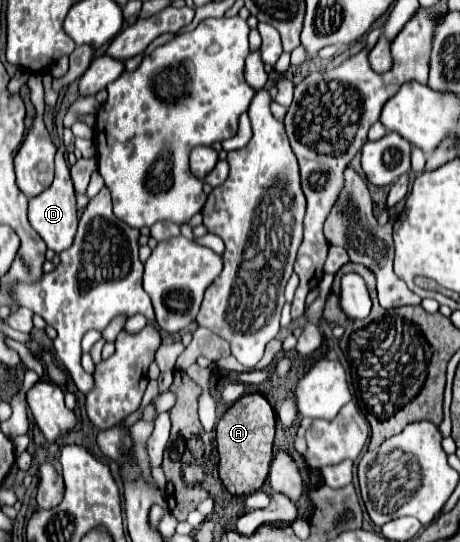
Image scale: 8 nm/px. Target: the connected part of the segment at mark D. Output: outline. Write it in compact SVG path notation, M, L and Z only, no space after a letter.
M62 153L56 155L54 183L44 193L30 199L28 219L30 219L30 225L36 229L36 233L44 239L48 249L52 249L54 253L62 253L72 245L76 225L78 225L78 215L76 215L76 197L74 197L74 187L72 187L72 179L70 179L70 167L64 161Z

